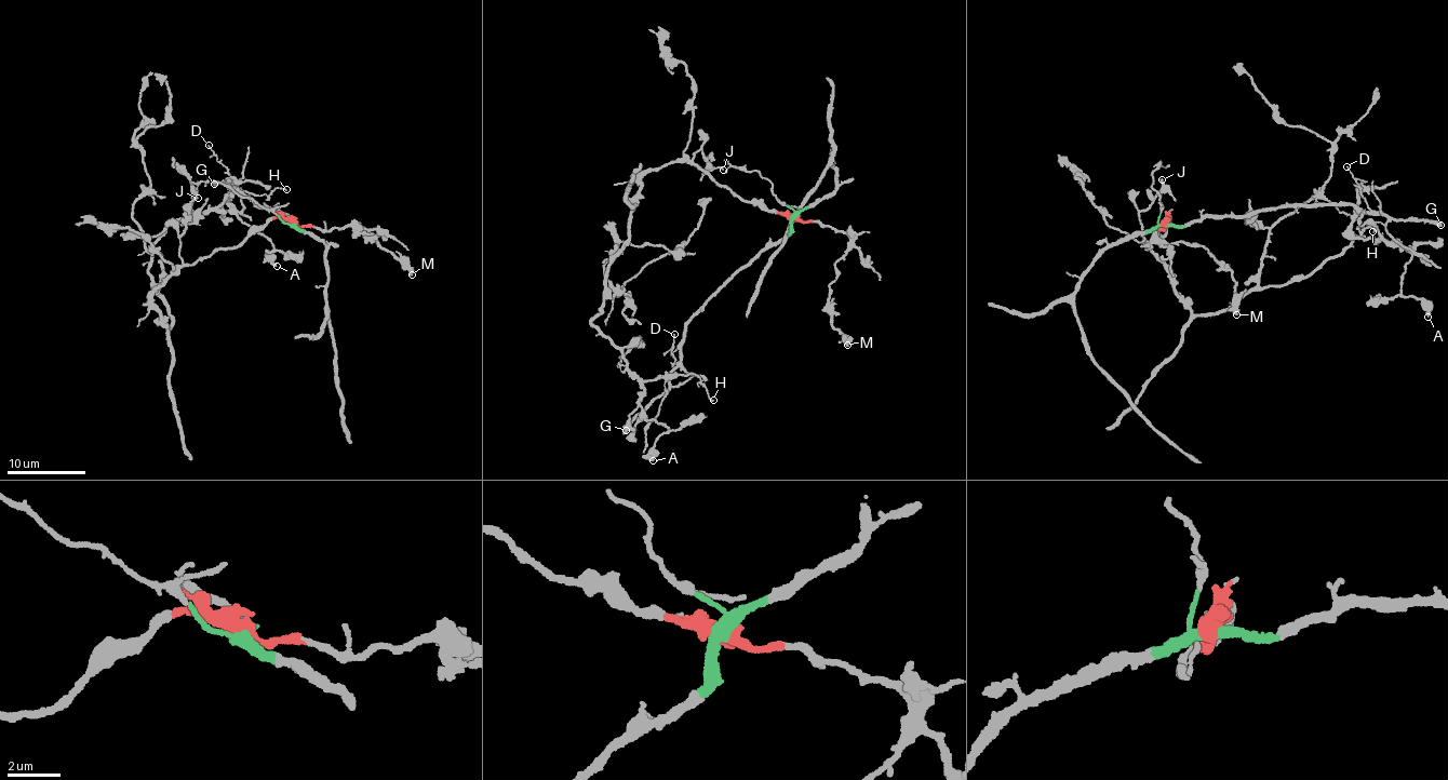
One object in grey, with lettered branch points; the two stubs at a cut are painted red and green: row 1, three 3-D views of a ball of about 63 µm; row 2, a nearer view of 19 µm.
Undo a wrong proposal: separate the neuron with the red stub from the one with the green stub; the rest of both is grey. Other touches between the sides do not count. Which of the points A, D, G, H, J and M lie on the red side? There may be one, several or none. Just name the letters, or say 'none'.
A, H, J, M

